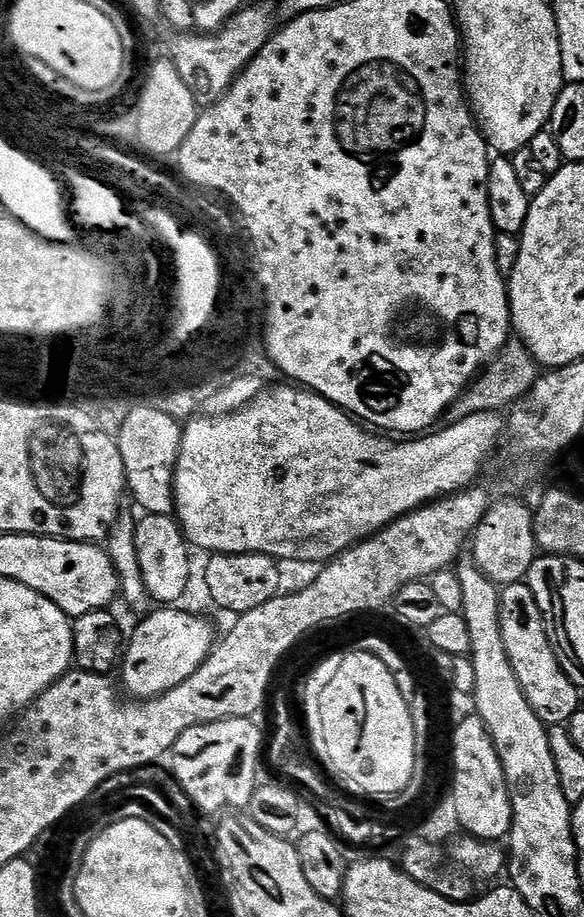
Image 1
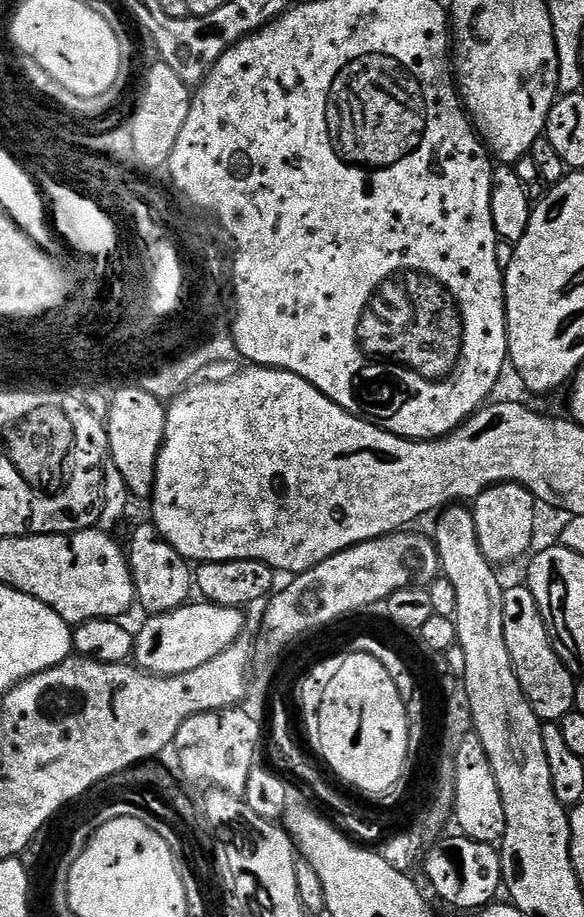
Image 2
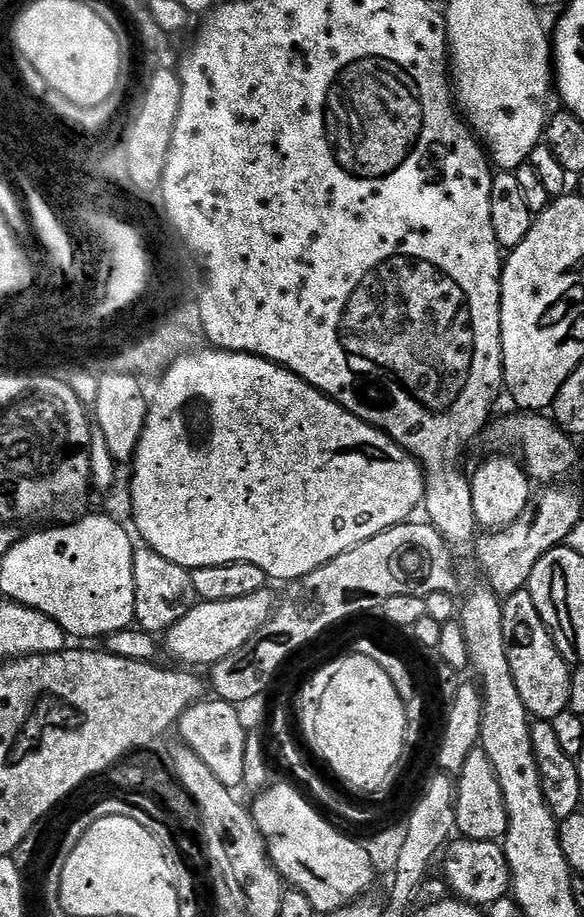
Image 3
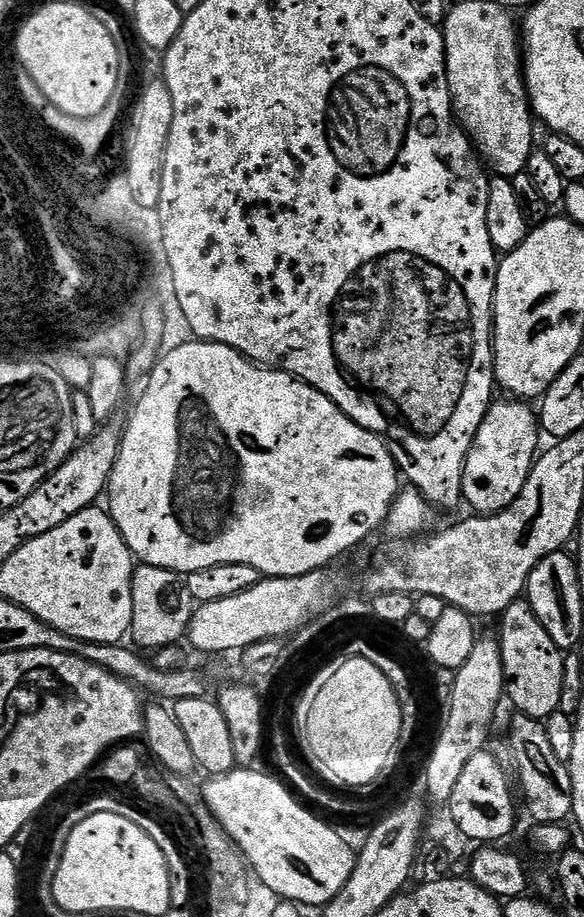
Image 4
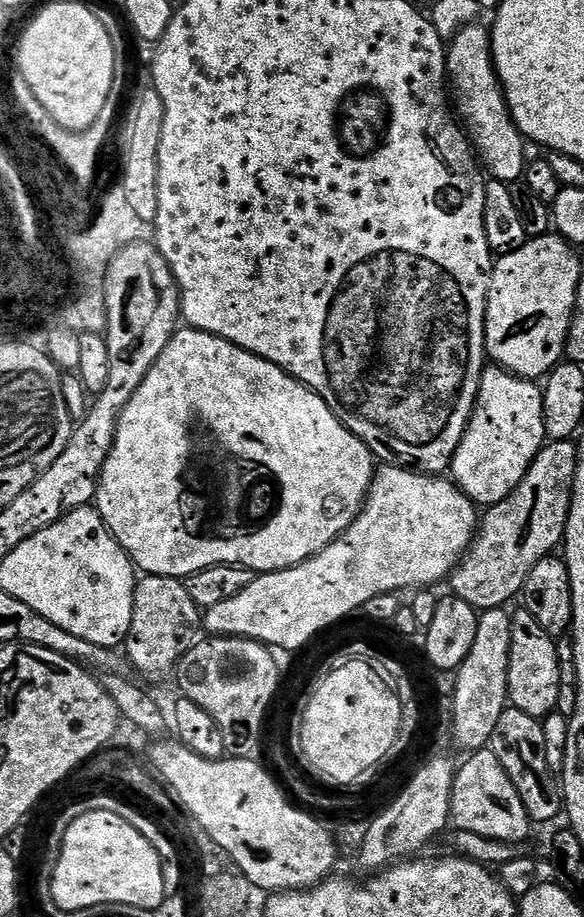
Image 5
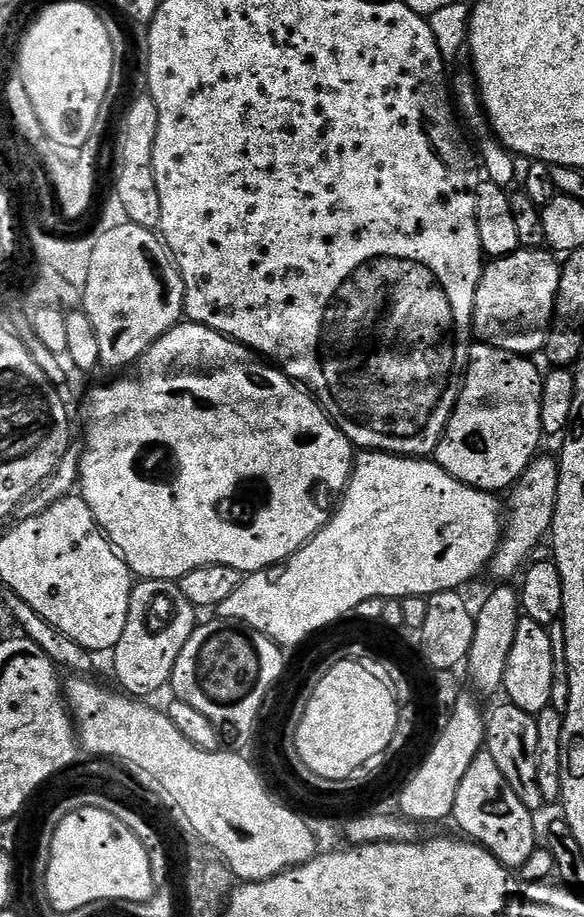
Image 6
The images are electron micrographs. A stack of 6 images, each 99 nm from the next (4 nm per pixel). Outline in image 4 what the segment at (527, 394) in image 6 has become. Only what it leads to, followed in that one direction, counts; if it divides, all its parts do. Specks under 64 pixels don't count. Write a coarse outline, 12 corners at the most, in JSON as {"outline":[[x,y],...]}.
{"outline":[[497,399],[466,458],[463,499],[501,512],[541,447],[537,413]]}

